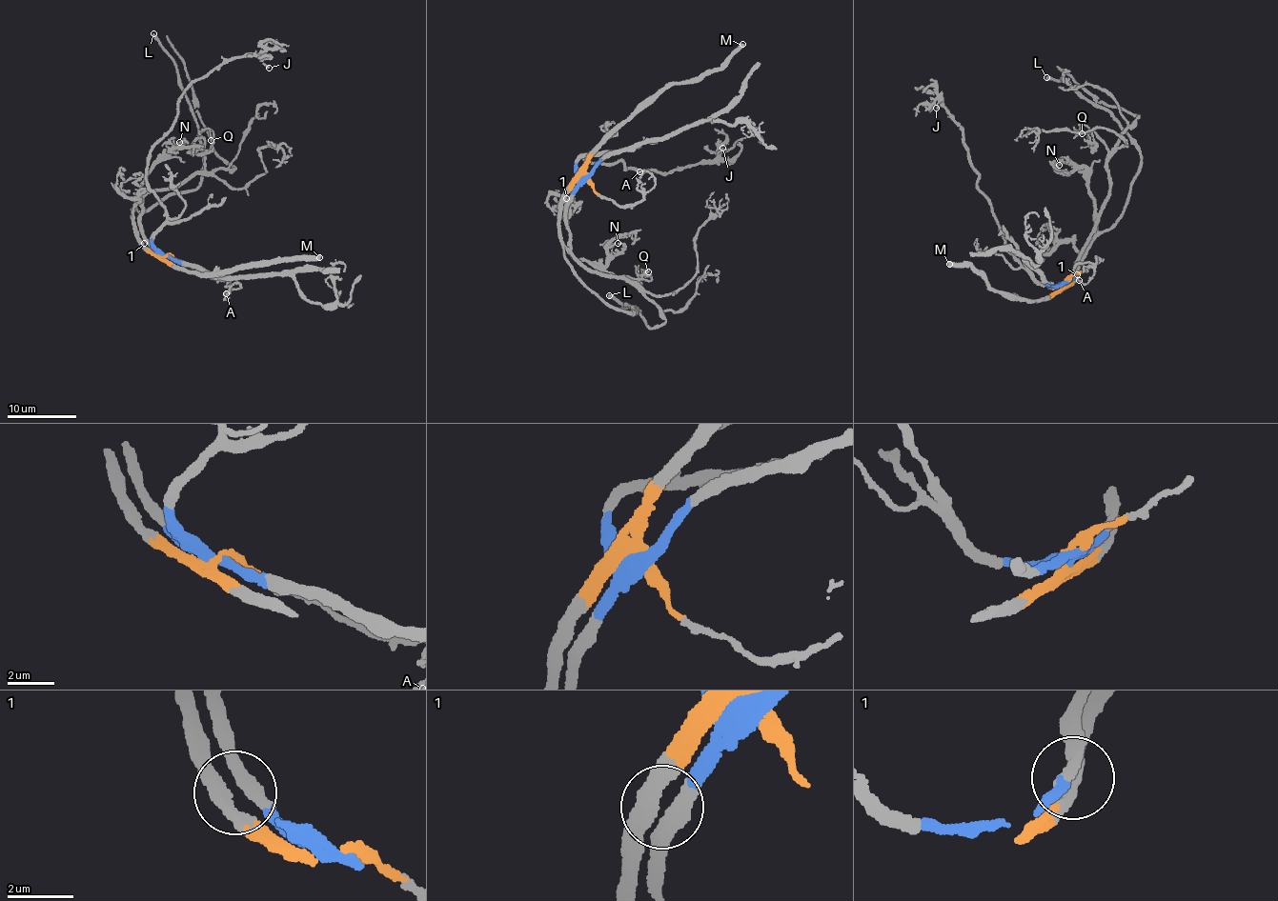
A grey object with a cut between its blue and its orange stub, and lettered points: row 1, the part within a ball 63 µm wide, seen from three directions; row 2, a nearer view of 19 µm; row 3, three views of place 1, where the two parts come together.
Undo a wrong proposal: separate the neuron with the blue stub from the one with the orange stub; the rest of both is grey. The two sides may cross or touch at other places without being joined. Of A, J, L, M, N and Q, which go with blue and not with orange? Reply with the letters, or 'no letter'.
J, Q

